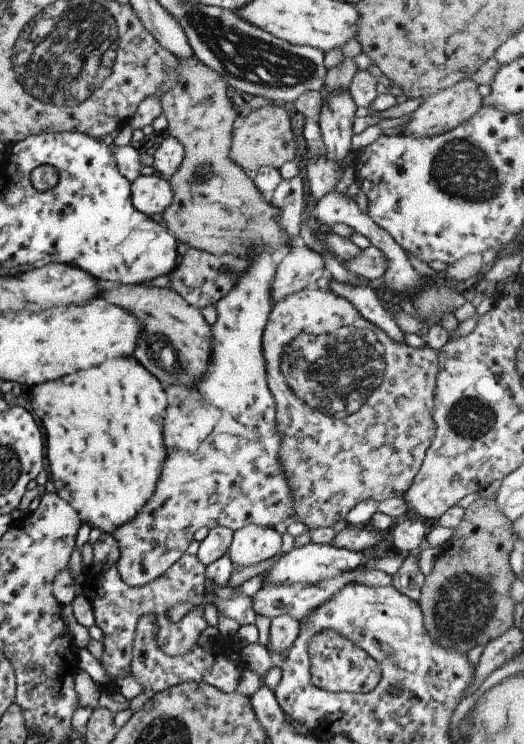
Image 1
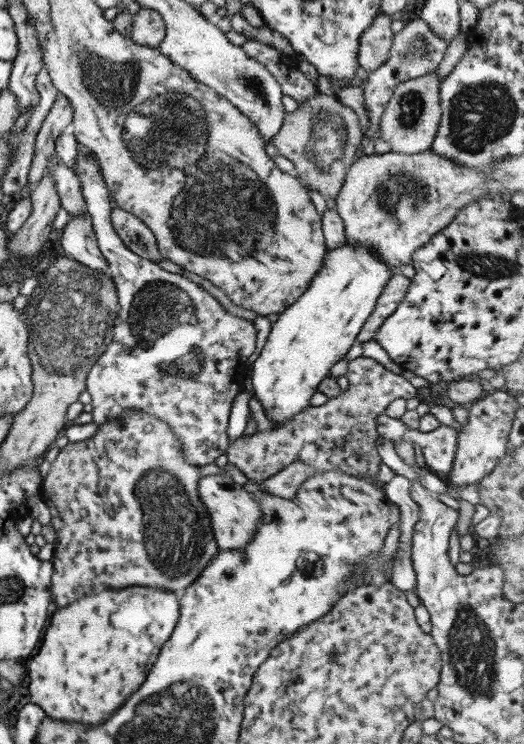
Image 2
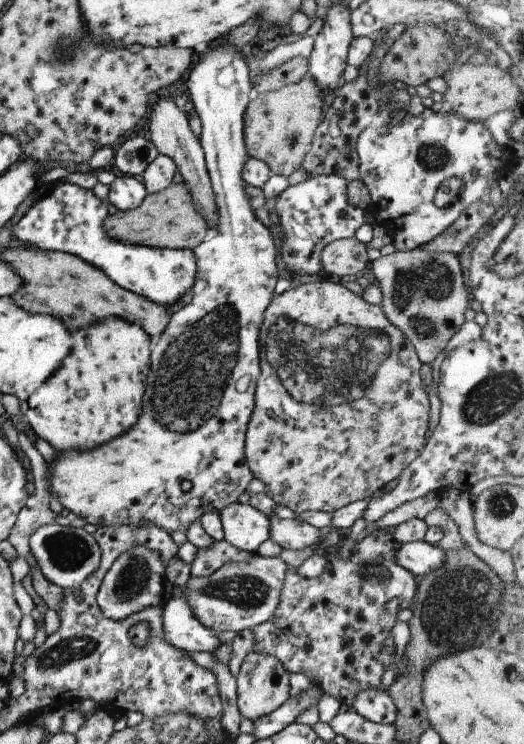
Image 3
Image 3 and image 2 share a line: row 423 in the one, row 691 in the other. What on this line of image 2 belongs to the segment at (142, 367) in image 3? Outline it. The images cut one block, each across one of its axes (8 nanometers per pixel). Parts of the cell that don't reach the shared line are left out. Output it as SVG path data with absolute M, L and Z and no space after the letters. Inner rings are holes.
M139 586L103 590L89 597L77 598L65 608L57 608L49 618L37 652L27 664L30 702L37 704L45 716L53 720L75 722L82 726L101 724L145 682L145 676L157 660L161 644L169 638L177 617L177 594Z

